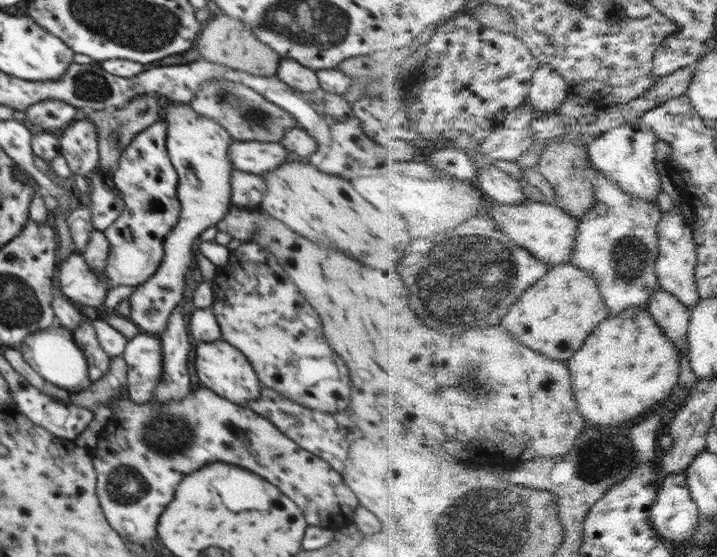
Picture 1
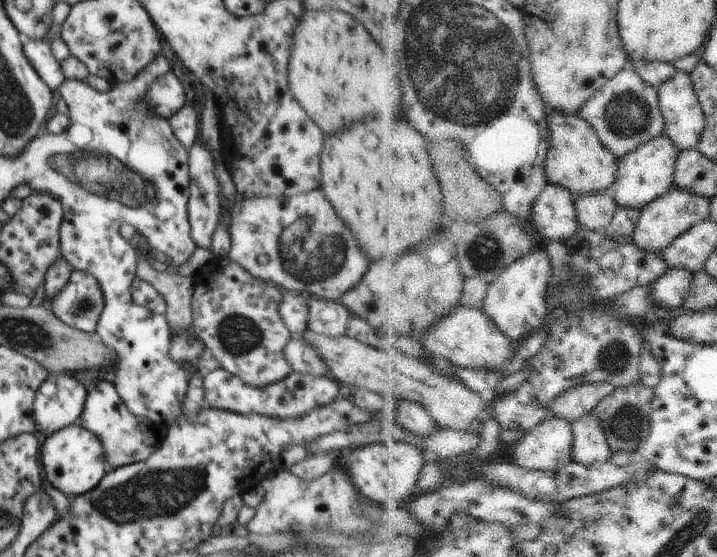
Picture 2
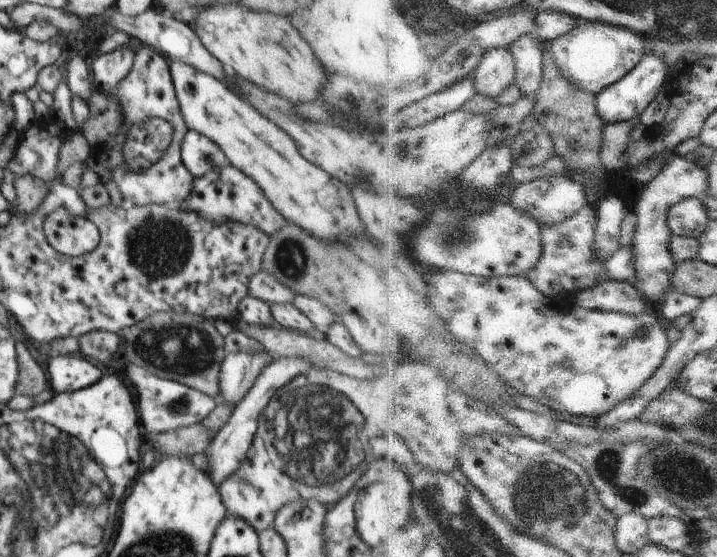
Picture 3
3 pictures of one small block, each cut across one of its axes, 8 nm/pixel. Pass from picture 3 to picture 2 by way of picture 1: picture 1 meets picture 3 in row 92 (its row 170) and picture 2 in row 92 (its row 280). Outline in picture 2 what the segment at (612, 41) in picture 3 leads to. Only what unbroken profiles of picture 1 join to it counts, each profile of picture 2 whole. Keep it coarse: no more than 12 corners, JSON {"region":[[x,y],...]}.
{"region":[[628,67],[580,116],[621,159],[666,134],[658,87]]}

